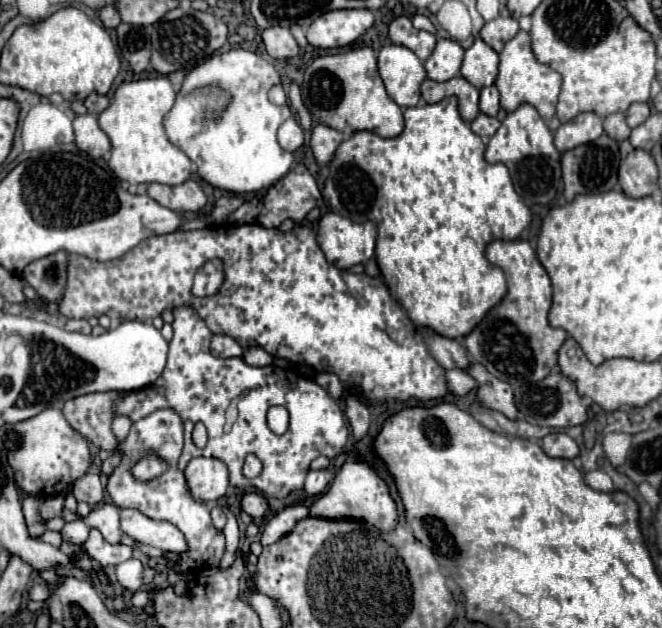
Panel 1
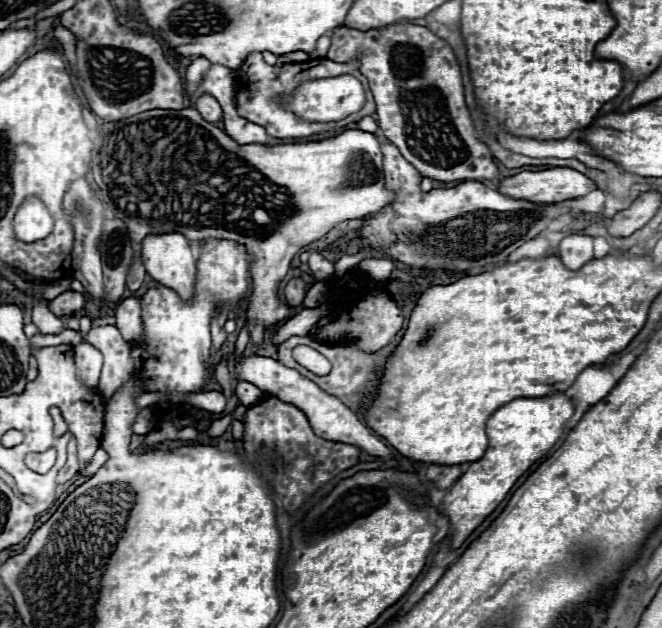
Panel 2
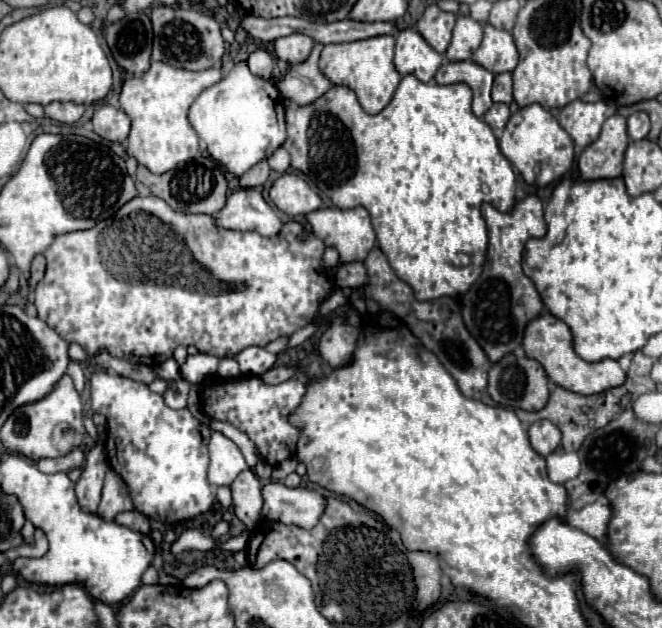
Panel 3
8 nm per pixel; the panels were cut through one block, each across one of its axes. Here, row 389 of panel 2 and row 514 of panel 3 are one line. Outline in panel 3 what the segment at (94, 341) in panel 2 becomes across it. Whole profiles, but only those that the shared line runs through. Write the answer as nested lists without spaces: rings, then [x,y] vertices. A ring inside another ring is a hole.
[[[108,470],[104,478],[104,490],[102,490],[102,502],[98,508],[98,516],[112,522],[118,514],[132,510],[132,508],[134,506],[132,506],[124,480],[114,470]]]

